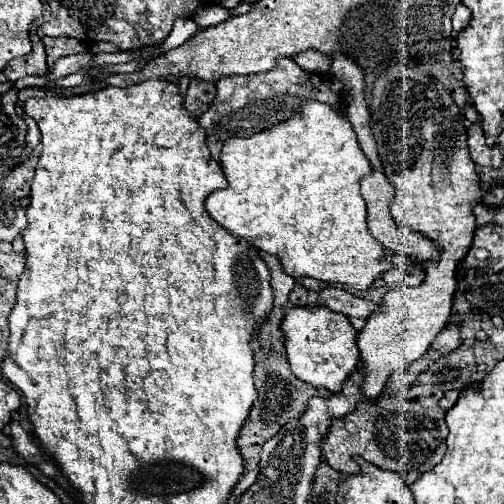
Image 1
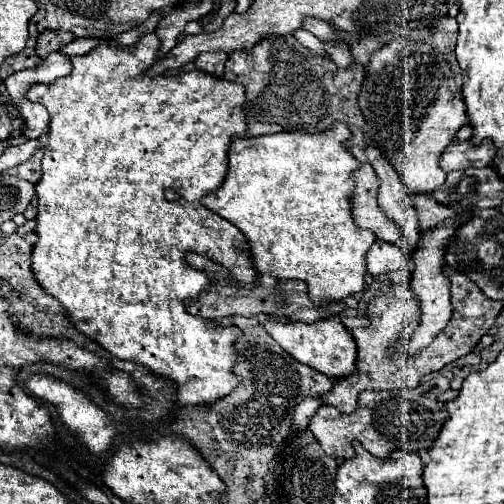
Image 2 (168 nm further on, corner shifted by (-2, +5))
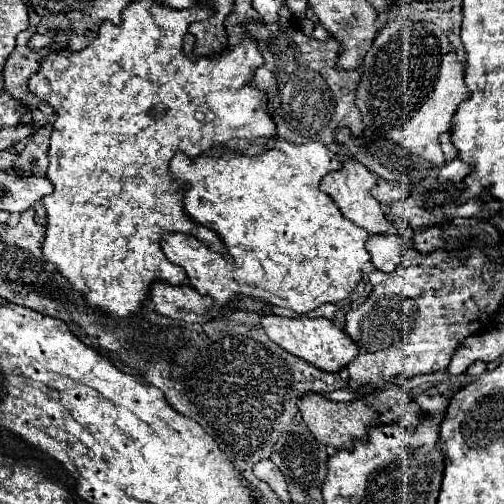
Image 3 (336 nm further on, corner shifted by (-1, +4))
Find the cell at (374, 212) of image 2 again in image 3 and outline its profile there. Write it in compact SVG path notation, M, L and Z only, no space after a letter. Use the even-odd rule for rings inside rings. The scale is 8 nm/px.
M345 159L341 169L331 171L325 179L321 179L319 189L323 193L327 193L337 203L337 207L341 209L341 213L347 219L351 219L355 225L359 225L359 227L367 229L371 235L375 235L375 233L387 233L391 229L391 225L381 209L381 203L369 193L369 189L373 189L375 185L377 185L377 177L365 165L351 161L351 159Z

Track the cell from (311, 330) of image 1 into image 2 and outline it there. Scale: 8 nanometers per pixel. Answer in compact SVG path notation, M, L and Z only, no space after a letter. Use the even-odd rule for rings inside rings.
M330 316L326 320L318 320L314 324L306 324L306 322L296 322L296 320L290 320L286 324L282 322L266 322L266 332L292 356L296 358L298 362L318 370L318 372L324 372L324 376L328 378L348 378L354 374L356 370L356 344L354 344L354 338L352 334L348 332L348 328L342 324L340 316Z

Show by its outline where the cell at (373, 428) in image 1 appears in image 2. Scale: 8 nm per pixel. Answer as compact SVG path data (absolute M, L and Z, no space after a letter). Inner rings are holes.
M434 376L428 382L422 382L414 390L394 390L394 392L362 392L358 398L358 408L350 414L342 414L334 406L320 406L318 412L310 418L310 430L320 442L322 450L340 460L354 456L352 442L358 440L372 456L388 458L394 450L406 452L424 452L430 450L436 436L440 434L444 422L448 420L446 410L438 402L438 394L450 388L446 376Z

